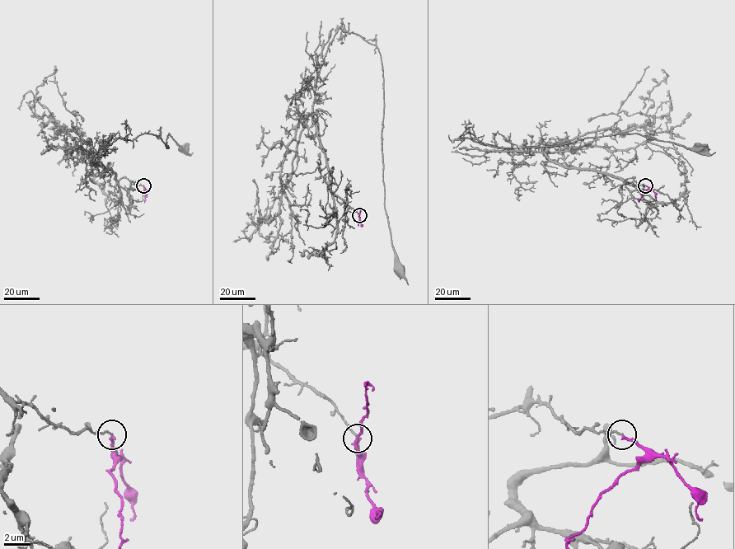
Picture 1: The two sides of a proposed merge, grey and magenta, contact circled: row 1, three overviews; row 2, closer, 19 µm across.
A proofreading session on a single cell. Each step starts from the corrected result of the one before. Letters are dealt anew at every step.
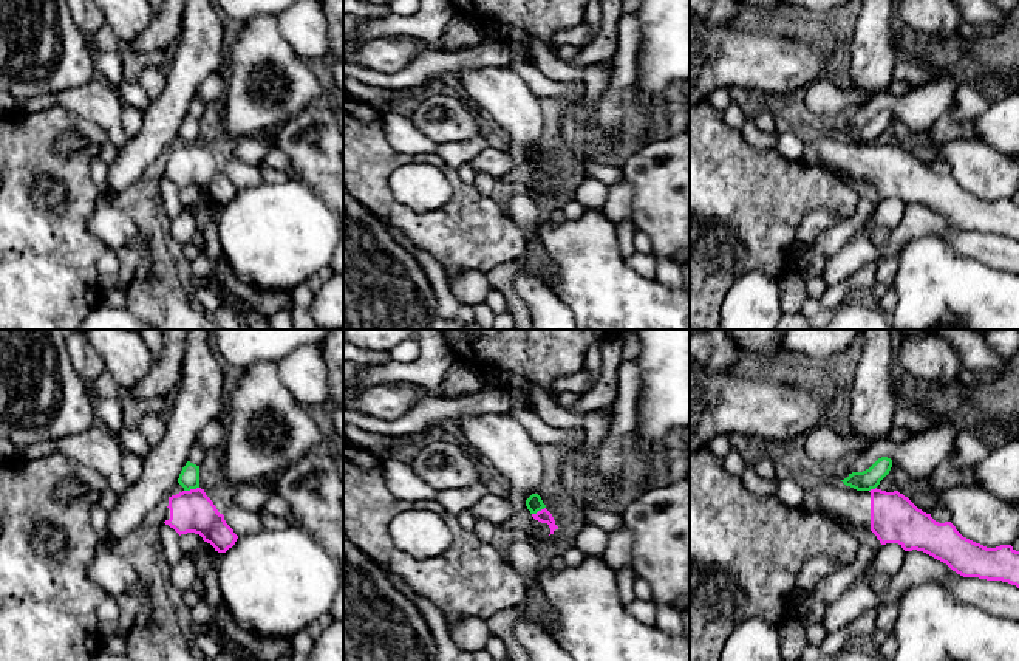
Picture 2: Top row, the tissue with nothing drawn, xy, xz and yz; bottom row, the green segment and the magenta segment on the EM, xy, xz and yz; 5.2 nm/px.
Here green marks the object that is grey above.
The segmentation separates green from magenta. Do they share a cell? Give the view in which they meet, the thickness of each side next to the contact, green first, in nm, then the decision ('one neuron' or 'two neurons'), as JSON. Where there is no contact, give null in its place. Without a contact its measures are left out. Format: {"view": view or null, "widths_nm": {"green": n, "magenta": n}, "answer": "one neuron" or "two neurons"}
{"view": "xy", "widths_nm": {"green": 110, "magenta": 220}, "answer": "two neurons"}

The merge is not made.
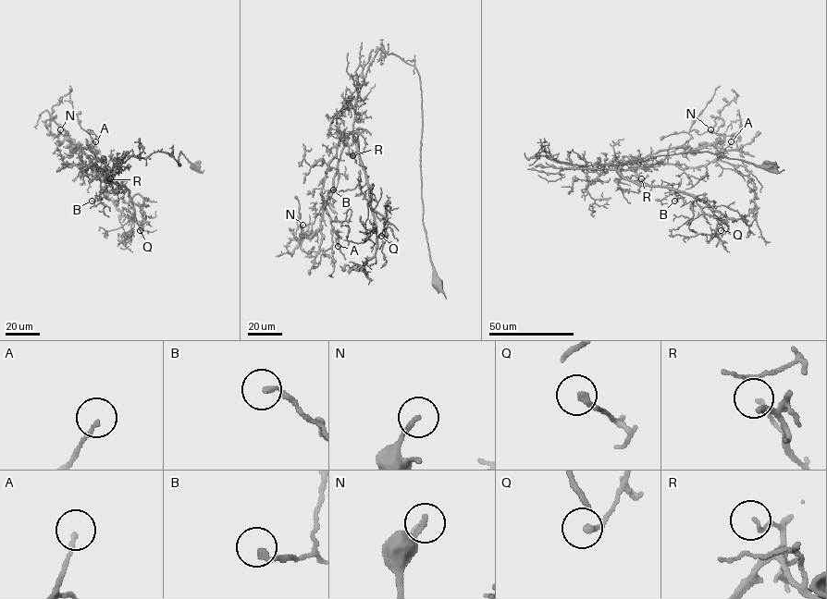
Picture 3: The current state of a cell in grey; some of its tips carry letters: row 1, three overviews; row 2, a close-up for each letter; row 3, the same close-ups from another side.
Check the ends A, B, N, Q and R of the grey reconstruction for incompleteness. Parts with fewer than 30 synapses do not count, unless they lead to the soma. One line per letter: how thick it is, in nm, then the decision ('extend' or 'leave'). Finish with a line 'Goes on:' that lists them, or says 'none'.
A: 140 nm | leave
B: 190 nm | leave
N: 160 nm | leave
Q: 220 nm | leave
R: 110 nm | leave
Goes on: none

